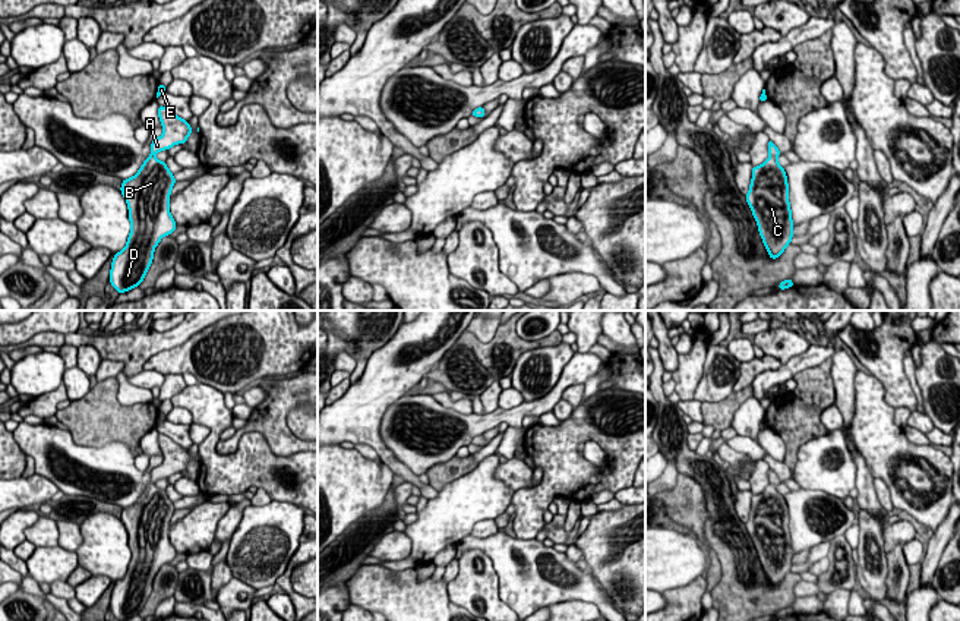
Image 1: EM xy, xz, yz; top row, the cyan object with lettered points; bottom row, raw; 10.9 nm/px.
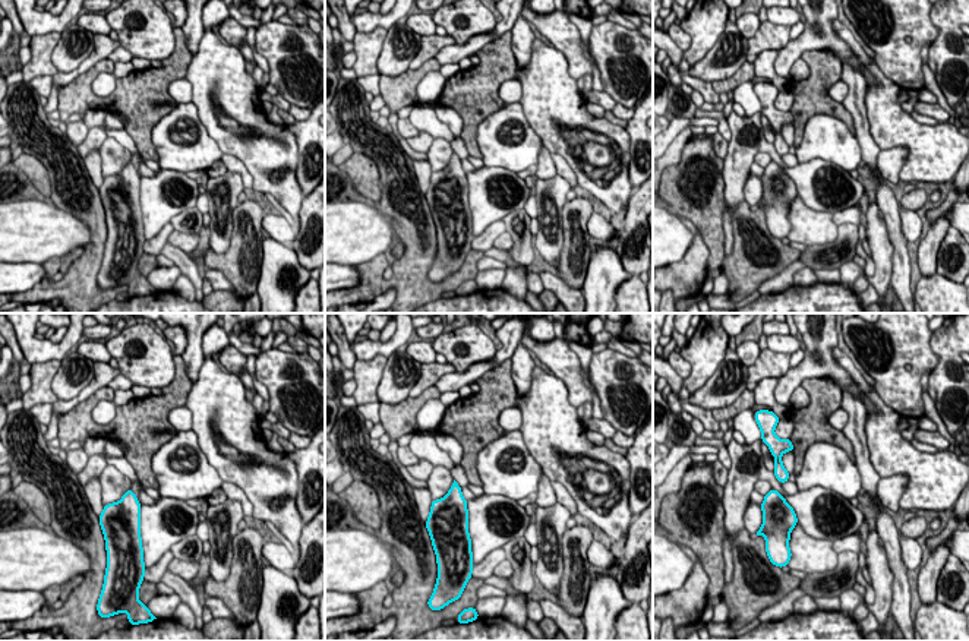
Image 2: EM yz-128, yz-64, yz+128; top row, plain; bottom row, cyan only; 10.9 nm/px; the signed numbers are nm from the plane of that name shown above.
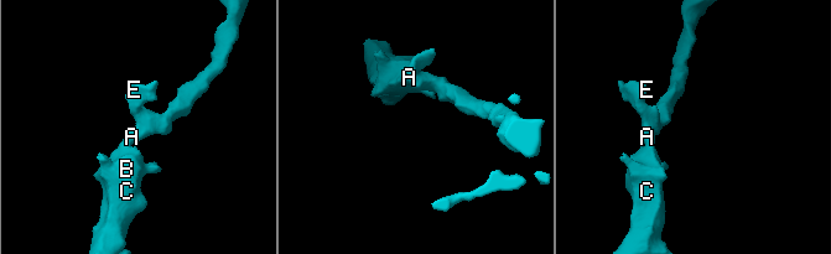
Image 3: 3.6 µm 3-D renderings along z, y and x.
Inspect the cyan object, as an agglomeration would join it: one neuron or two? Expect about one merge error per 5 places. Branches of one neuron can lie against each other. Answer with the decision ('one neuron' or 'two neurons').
one neuron

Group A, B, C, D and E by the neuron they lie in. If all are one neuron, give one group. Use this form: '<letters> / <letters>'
A B C D E

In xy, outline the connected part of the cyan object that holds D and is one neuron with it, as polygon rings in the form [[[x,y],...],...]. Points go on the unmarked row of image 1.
[[[158,434],[158,444],[164,461],[151,470],[151,483],[120,516],[129,536],[130,562],[124,577],[114,581],[111,592],[110,611],[119,621],[129,620],[143,609],[157,573],[176,558],[168,536],[176,507],[165,489],[157,488],[155,483],[184,472],[192,455],[167,435]]]

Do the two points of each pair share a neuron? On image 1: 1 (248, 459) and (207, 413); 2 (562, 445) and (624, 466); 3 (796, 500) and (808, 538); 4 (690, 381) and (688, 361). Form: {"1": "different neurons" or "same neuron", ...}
{"1": "same neuron", "2": "same neuron", "3": "same neuron", "4": "same neuron"}

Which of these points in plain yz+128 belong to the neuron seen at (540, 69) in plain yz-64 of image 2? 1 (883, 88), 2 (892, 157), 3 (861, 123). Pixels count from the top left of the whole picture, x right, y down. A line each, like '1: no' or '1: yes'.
1: yes
2: no
3: no

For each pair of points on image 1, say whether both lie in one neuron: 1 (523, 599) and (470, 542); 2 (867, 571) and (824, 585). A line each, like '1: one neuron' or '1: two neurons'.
1: one neuron
2: two neurons

